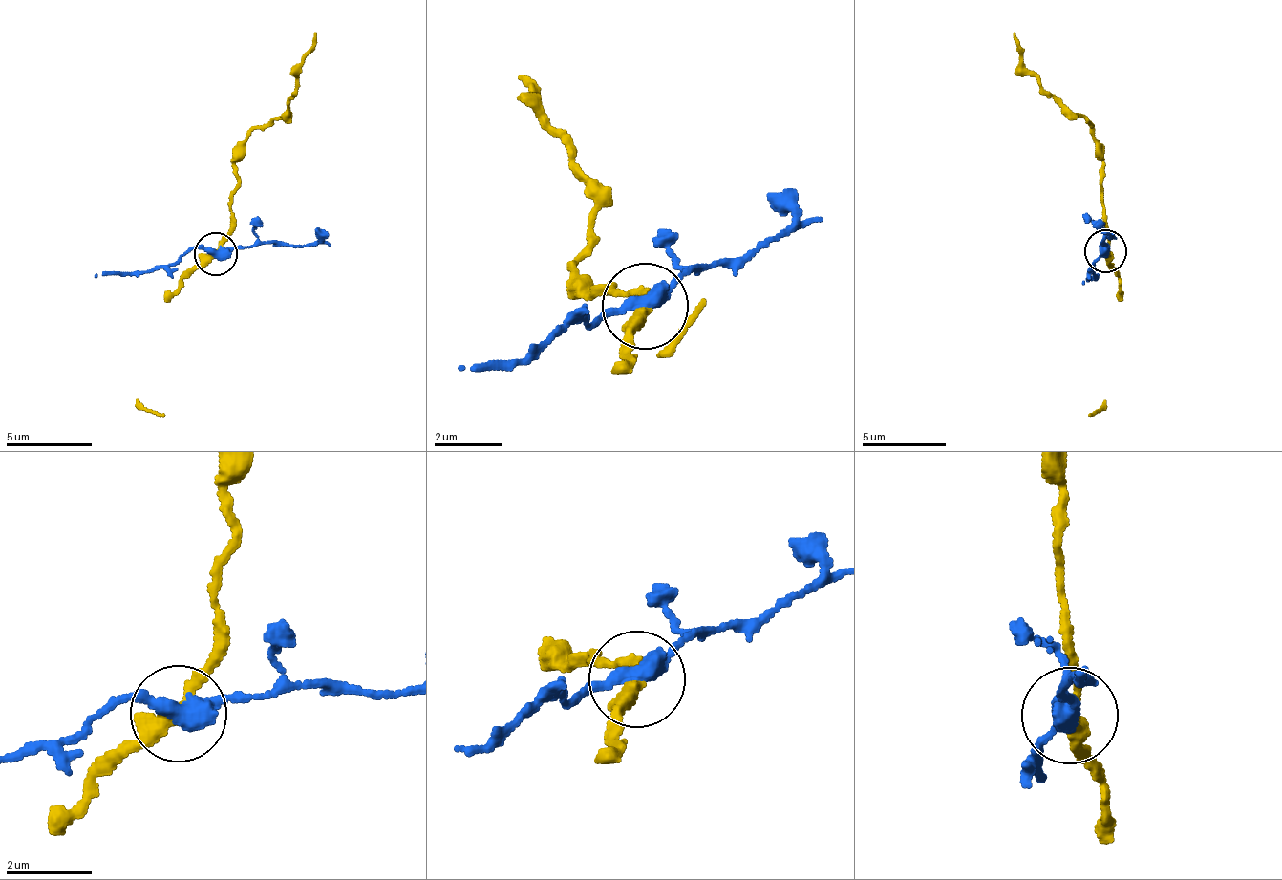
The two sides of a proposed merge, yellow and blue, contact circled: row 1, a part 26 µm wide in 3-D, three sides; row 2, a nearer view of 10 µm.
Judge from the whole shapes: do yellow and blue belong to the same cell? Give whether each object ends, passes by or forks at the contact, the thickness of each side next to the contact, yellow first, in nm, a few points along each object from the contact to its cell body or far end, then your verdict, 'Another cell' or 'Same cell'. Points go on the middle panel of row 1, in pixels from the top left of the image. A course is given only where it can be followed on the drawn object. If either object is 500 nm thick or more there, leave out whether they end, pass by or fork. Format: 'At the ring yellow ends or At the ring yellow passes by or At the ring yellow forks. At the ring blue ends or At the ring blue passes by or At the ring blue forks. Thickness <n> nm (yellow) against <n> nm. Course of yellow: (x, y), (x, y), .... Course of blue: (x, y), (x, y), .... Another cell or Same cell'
At the ring yellow passes by. At the ring blue passes by. Thickness 280 nm (yellow) against 400 nm. Course of yellow: (642, 308), (645, 294), (616, 298), (611, 283), (575, 295), (592, 189), (541, 100), (523, 80). Course of blue: (642, 308), (560, 328), (518, 359), (461, 365). Another cell

